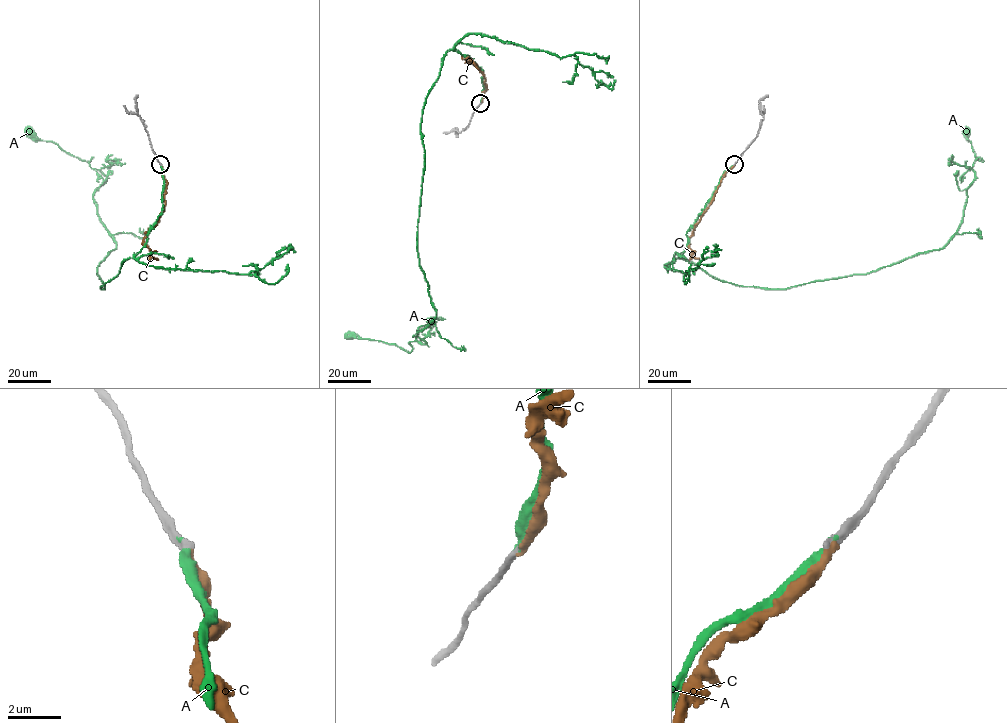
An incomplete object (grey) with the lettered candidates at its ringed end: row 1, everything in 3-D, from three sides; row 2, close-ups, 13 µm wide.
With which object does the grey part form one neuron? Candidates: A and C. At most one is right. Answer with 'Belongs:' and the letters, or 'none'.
Belongs: A

